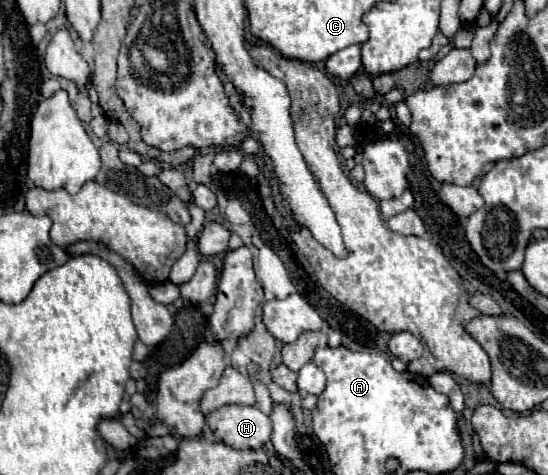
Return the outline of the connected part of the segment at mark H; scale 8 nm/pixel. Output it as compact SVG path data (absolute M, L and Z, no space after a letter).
M223 406L207 416L207 424L217 440L235 450L257 450L269 442L273 432L271 418L255 406Z

